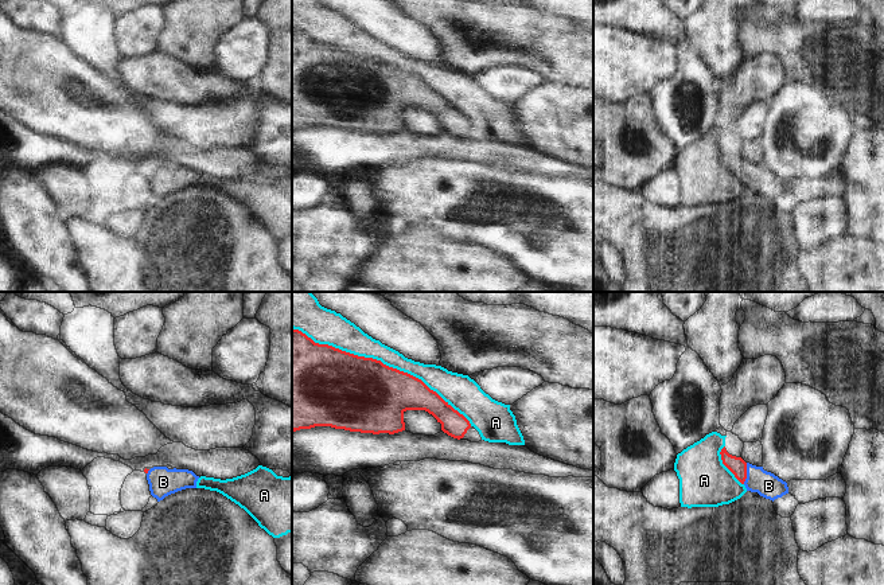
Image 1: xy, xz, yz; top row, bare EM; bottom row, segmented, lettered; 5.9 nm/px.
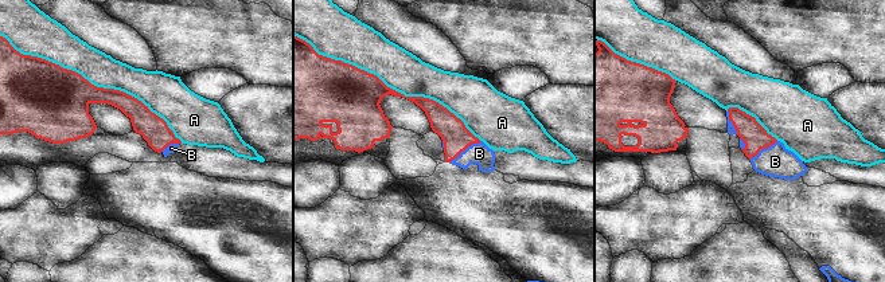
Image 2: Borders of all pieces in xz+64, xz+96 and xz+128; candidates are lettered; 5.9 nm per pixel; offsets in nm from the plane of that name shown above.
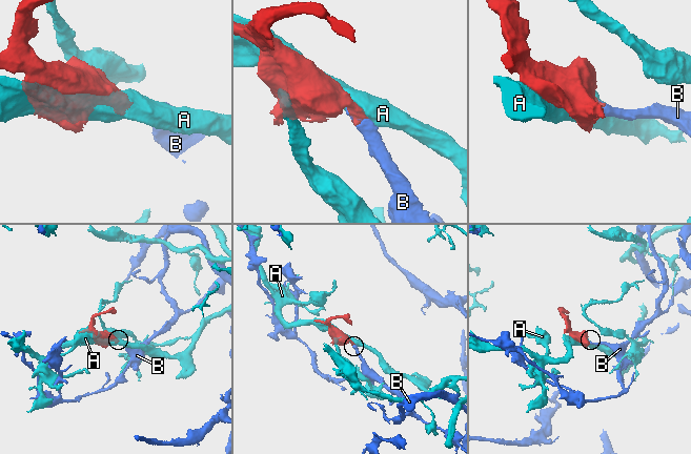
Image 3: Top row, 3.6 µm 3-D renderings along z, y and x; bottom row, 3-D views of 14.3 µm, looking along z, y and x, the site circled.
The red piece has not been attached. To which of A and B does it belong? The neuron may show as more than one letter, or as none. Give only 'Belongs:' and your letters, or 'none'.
Belongs: B

